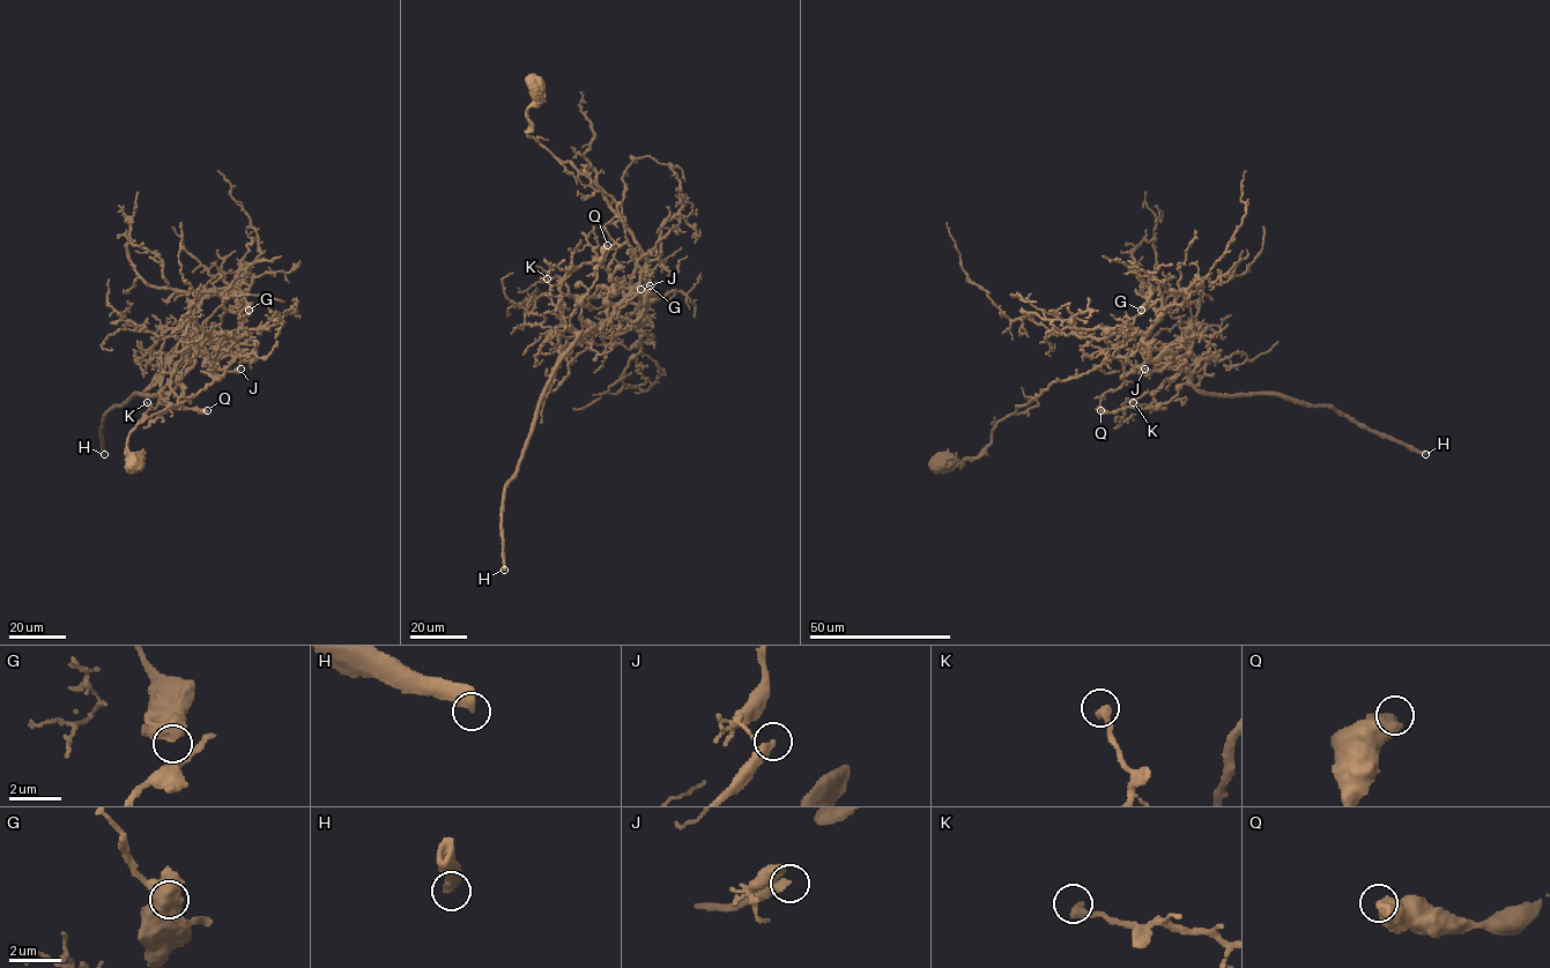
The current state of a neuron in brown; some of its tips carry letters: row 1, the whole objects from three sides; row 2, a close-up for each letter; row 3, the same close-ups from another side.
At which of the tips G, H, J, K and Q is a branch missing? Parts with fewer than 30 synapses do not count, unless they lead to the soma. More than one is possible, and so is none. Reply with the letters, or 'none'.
H, J

